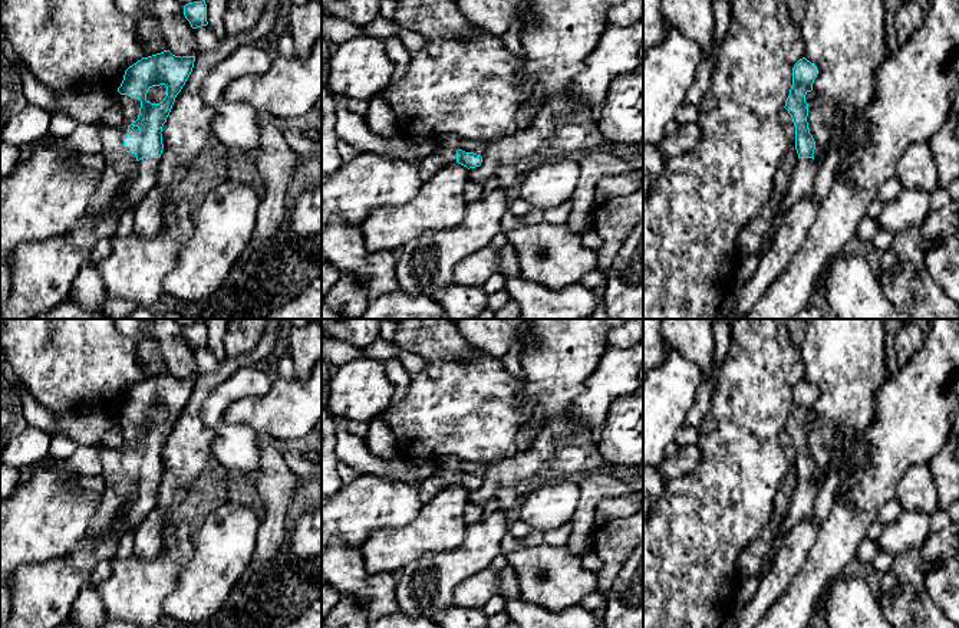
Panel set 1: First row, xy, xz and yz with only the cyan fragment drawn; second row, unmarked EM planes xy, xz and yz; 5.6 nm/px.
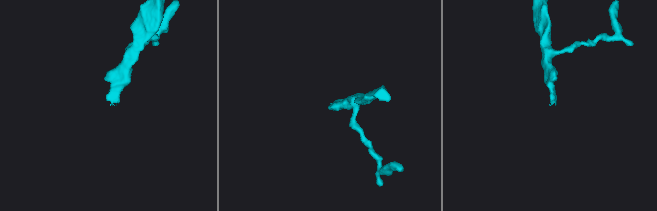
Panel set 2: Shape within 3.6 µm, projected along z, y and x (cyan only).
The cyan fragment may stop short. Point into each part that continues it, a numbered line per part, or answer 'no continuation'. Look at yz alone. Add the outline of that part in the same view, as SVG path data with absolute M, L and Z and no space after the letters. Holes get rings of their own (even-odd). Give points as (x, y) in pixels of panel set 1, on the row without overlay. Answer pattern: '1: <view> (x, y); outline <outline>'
1: yz (801, 505); outline M798 480L788 503L788 512L781 519L774 540L782 542L797 525L813 514L817 487L813 480Z

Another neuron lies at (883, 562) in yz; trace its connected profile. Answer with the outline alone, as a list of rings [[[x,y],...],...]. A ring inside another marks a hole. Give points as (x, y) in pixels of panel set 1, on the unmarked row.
[[[879,550],[871,562],[871,568],[881,575],[893,571],[894,558],[887,552]]]

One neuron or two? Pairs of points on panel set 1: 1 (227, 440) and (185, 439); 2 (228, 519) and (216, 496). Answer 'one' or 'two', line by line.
1: two
2: two

